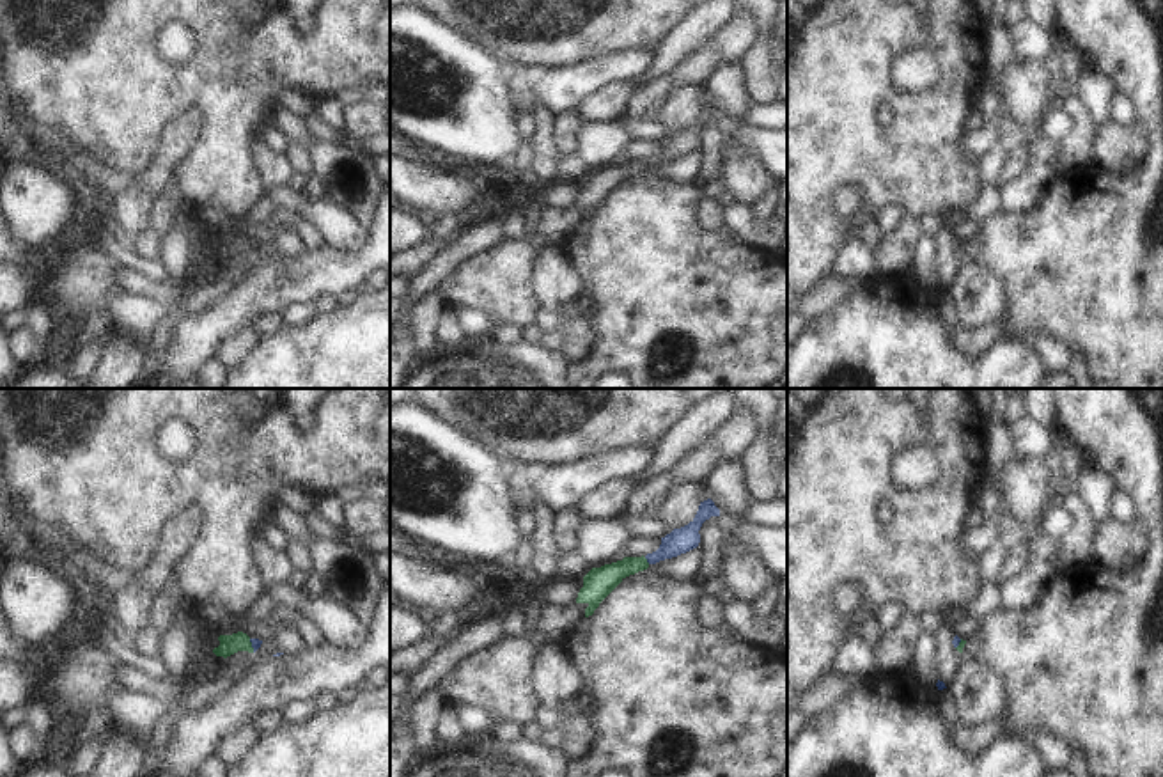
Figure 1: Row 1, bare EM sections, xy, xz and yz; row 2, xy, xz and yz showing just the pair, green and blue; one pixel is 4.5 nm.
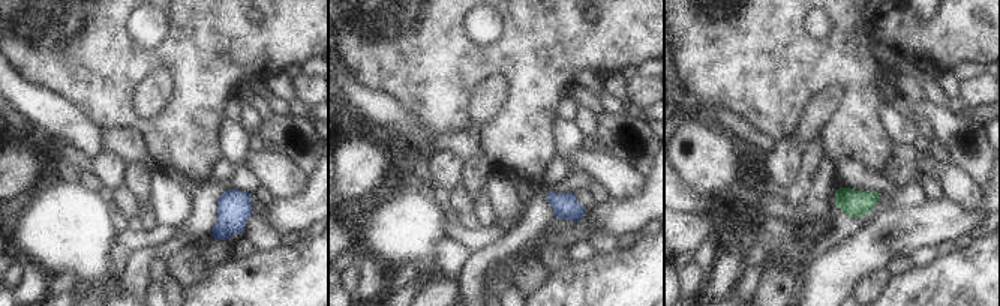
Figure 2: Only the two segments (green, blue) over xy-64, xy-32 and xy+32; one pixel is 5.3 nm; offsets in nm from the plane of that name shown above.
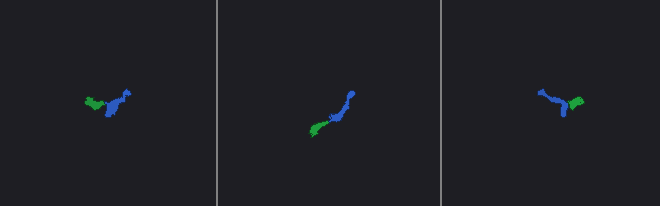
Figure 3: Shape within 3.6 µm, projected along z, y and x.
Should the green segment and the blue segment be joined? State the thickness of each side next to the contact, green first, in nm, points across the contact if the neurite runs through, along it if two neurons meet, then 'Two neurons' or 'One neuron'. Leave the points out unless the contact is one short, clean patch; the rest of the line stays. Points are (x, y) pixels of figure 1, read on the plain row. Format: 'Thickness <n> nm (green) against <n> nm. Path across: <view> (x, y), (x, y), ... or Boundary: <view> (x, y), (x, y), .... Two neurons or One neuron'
Thickness 140 nm (green) against 120 nm. Path across: xz (598, 185), (626, 169), (646, 164), (686, 141). One neuron

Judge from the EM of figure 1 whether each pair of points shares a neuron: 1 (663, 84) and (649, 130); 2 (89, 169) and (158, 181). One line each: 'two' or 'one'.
1: two
2: one

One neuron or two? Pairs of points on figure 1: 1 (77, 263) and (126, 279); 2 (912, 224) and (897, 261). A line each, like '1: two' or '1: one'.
1: two
2: one

